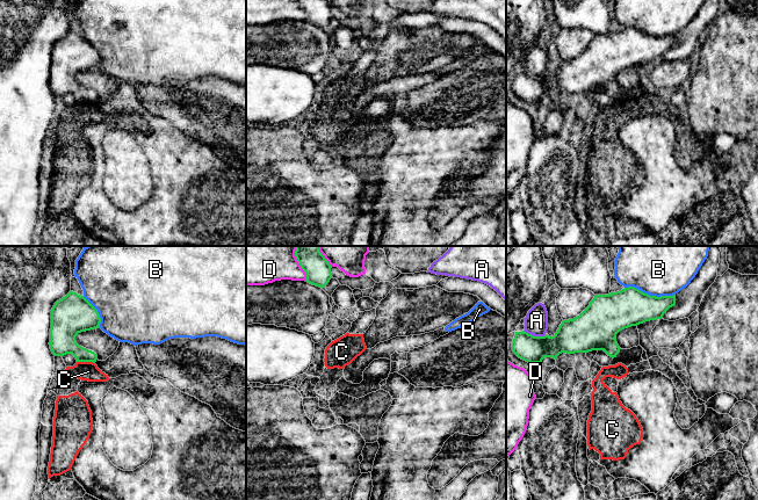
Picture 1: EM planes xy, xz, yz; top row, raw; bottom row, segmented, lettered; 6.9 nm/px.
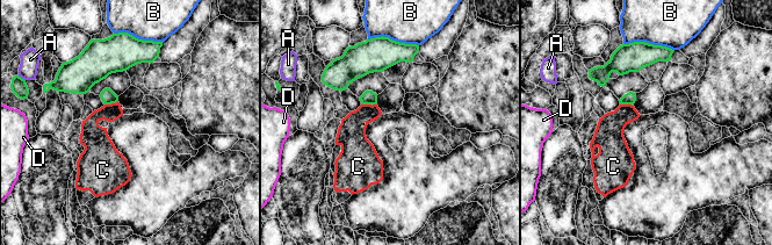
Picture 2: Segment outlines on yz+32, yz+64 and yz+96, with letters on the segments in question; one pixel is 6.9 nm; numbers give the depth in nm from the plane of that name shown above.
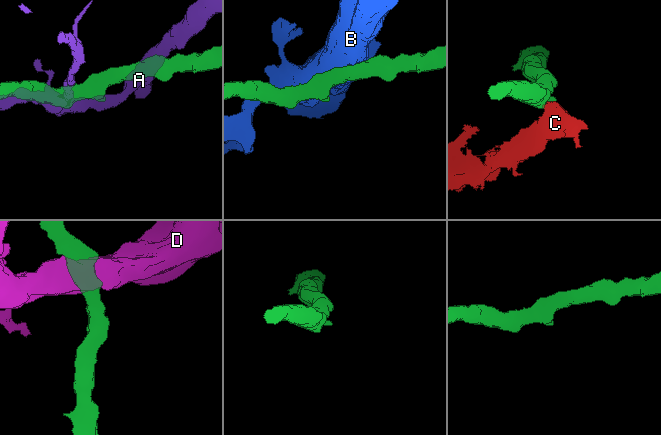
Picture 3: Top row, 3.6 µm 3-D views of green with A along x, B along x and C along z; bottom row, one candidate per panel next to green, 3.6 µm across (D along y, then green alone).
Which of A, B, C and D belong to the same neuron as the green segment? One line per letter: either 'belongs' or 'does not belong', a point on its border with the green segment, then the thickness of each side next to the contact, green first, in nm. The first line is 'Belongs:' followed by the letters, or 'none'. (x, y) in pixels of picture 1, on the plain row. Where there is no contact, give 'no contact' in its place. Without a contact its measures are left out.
Belongs: none
A: does not belong; meets green in yz at (533, 75); 200 nm thick on the green side, 160 nm on the other
B: does not belong; meets green in yz at (649, 35); 260 nm thick on the green side, 260 nm on the other
C: does not belong; meets green in xy at (86, 101); 180 nm thick on the green side, 130 nm on the other
D: does not belong; meets green in xz at (303, 9); 180 nm thick on the green side, 160 nm on the other

